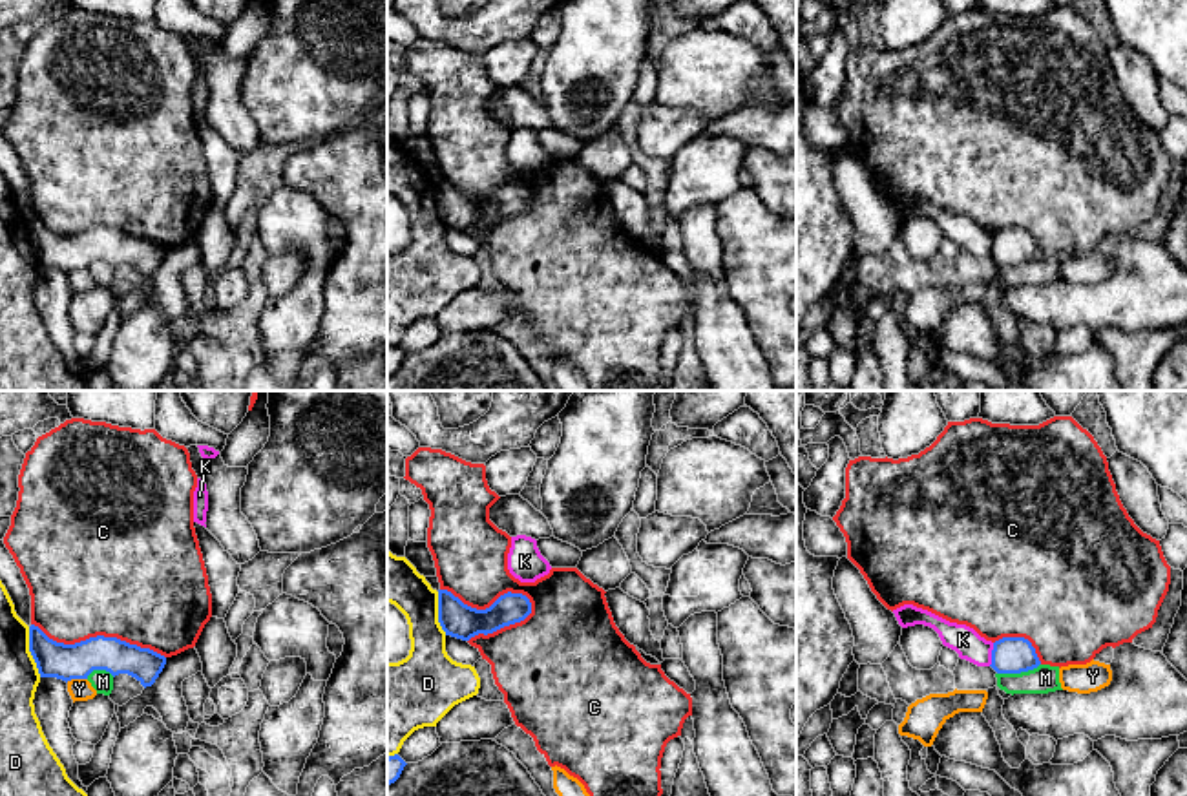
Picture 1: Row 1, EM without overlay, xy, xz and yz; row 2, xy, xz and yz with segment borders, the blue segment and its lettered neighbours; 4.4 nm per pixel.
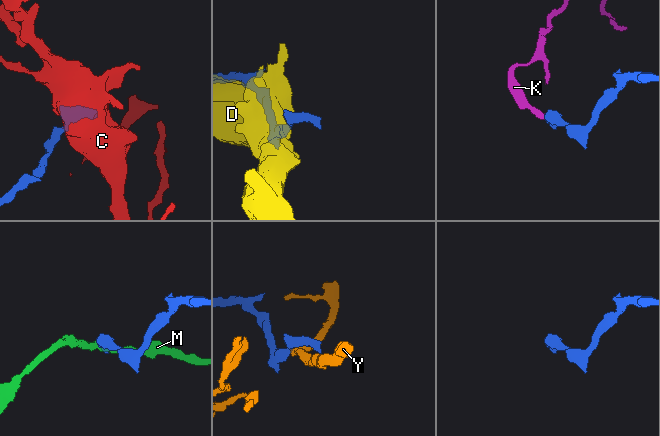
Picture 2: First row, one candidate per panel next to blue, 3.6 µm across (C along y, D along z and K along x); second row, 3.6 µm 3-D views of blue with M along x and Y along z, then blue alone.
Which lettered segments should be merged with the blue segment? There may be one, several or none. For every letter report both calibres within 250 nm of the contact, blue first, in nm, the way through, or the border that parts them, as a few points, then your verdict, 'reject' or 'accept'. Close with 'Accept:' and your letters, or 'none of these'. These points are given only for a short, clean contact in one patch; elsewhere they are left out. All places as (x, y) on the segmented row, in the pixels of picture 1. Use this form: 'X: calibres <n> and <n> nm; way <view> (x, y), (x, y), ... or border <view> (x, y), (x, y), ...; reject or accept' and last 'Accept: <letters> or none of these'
C: calibres 160 and 320 nm; reject
D: calibres 160 and 180 nm; reject
K: calibres 160 and 120 nm; border yz (994, 643), (988, 665); reject
M: calibres 160 and 120 nm; border yz (1039, 663), (1029, 670), (997, 674); reject
Y: calibres 160 and 100 nm; border xy (86, 678), (66, 681); reject
Accept: none of these

